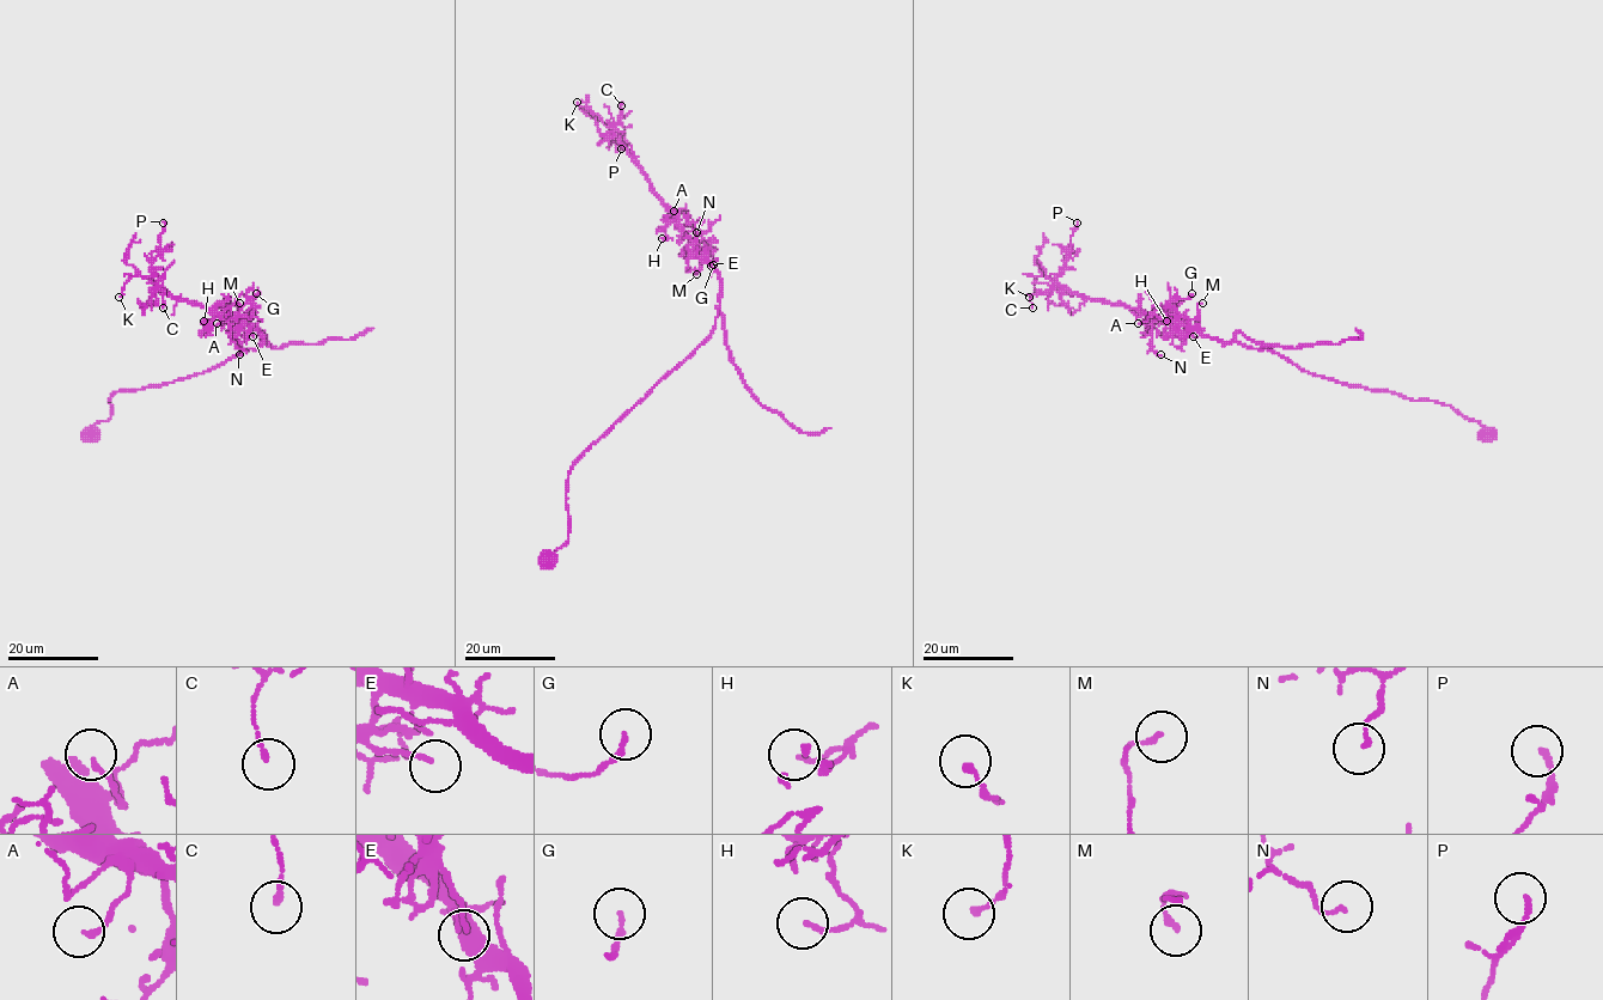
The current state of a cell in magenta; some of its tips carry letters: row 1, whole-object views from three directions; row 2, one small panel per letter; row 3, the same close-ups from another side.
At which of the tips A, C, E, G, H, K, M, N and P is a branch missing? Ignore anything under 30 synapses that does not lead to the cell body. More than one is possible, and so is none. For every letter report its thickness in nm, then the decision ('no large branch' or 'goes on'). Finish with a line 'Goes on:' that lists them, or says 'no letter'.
A: 140 nm thick; no large branch
C: 150 nm thick; no large branch
E: 110 nm thick; no large branch
G: 130 nm thick; no large branch
H: 120 nm thick; no large branch
K: 170 nm thick; no large branch
M: 150 nm thick; no large branch
N: 110 nm thick; no large branch
P: 150 nm thick; no large branch
Goes on: no letter

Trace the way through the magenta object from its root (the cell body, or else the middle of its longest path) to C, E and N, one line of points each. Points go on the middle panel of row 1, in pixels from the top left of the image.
C: (547, 559), (568, 536), (572, 464), (711, 334), (719, 308), (718, 272), (613, 129), (621, 105)
E: (547, 559), (568, 536), (566, 482), (572, 464), (711, 334), (720, 282), (711, 266)
N: (547, 559), (568, 536), (572, 464), (711, 334), (719, 274), (682, 229), (698, 223), (696, 232)

